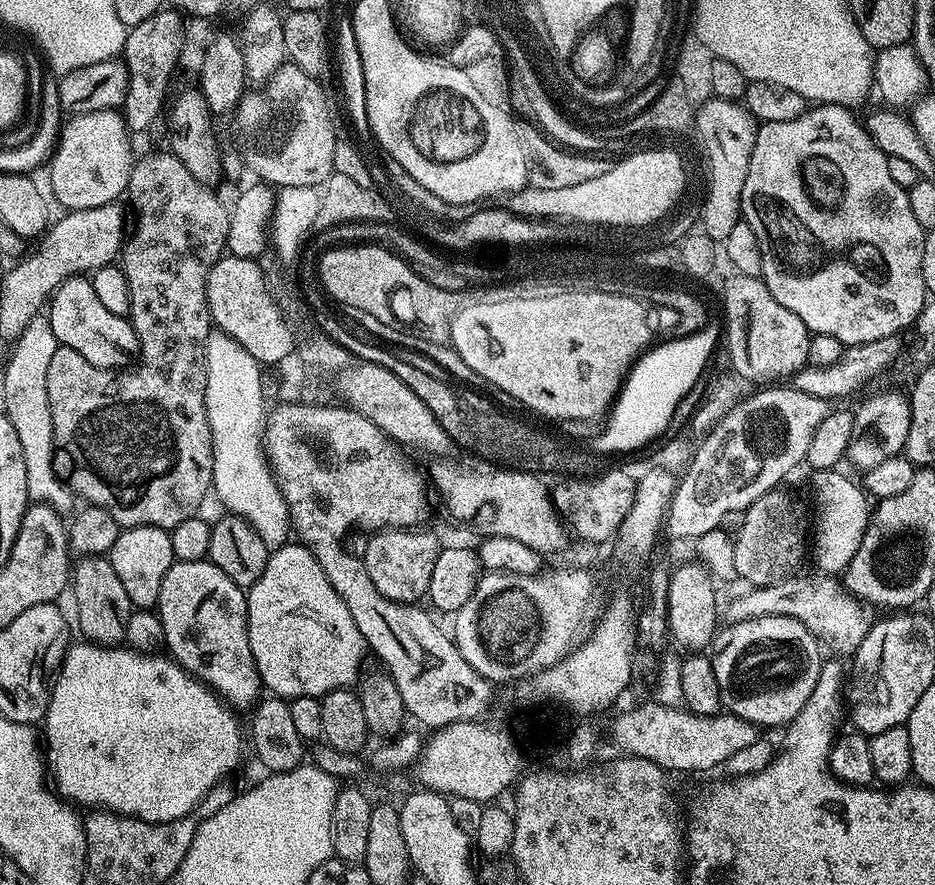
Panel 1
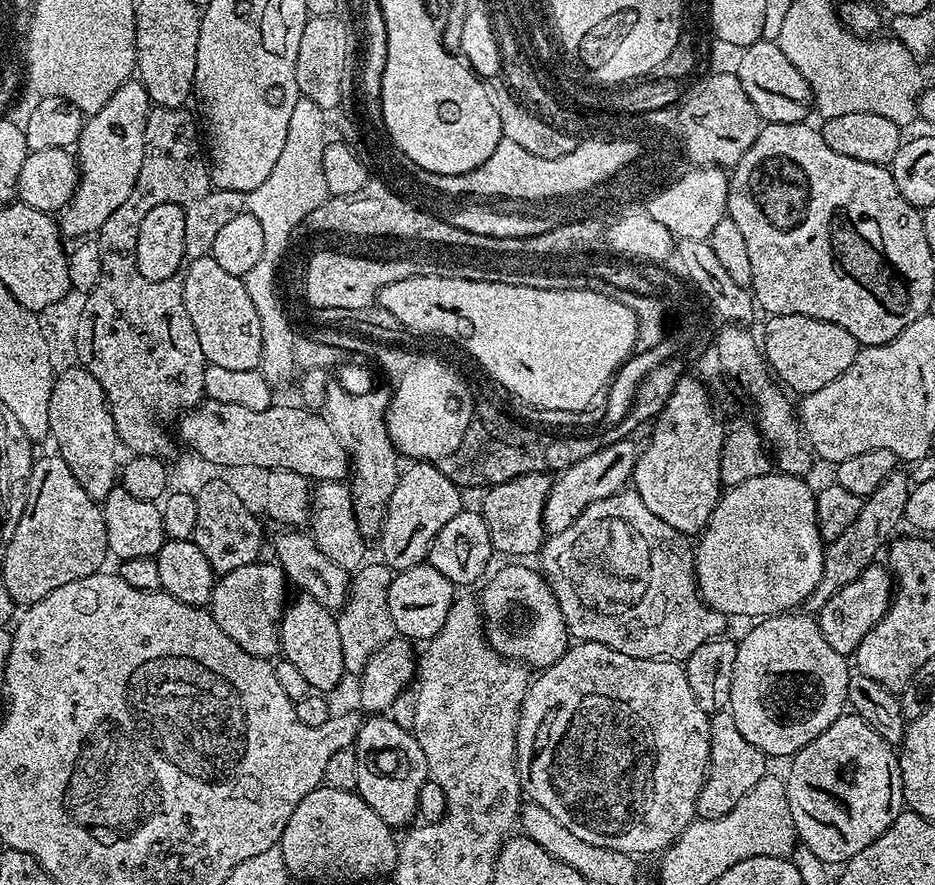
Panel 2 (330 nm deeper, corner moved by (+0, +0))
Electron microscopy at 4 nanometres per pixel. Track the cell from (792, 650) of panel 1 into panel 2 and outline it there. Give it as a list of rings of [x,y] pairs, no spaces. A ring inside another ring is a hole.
[[[795,611],[778,616],[765,616],[744,637],[739,637],[734,658],[734,682],[730,686],[730,702],[727,711],[732,713],[738,734],[758,746],[769,758],[791,758],[807,744],[814,742],[826,726],[845,715],[848,704],[849,661],[826,638],[822,638],[819,623],[811,615],[796,616]]]

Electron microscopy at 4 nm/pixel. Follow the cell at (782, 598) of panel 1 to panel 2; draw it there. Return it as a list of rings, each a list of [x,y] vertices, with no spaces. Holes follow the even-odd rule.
[[[625,490],[614,494],[610,498],[602,498],[598,502],[594,502],[570,526],[566,526],[566,530],[549,535],[545,539],[544,547],[538,553],[538,561],[540,560],[538,568],[552,588],[554,598],[562,610],[562,618],[568,628],[568,635],[573,641],[593,640],[599,644],[610,646],[622,654],[630,654],[630,658],[684,662],[687,661],[690,654],[694,654],[694,650],[698,650],[698,646],[702,646],[702,642],[710,642],[723,637],[725,635],[724,623],[726,623],[724,613],[714,610],[712,605],[707,604],[700,594],[700,589],[696,587],[694,552],[691,547],[687,548],[684,544],[687,543],[683,534],[678,530],[674,530],[666,522],[662,522],[662,518],[658,518],[658,514],[653,514],[651,510],[646,510],[646,506],[638,493],[634,490]]]

